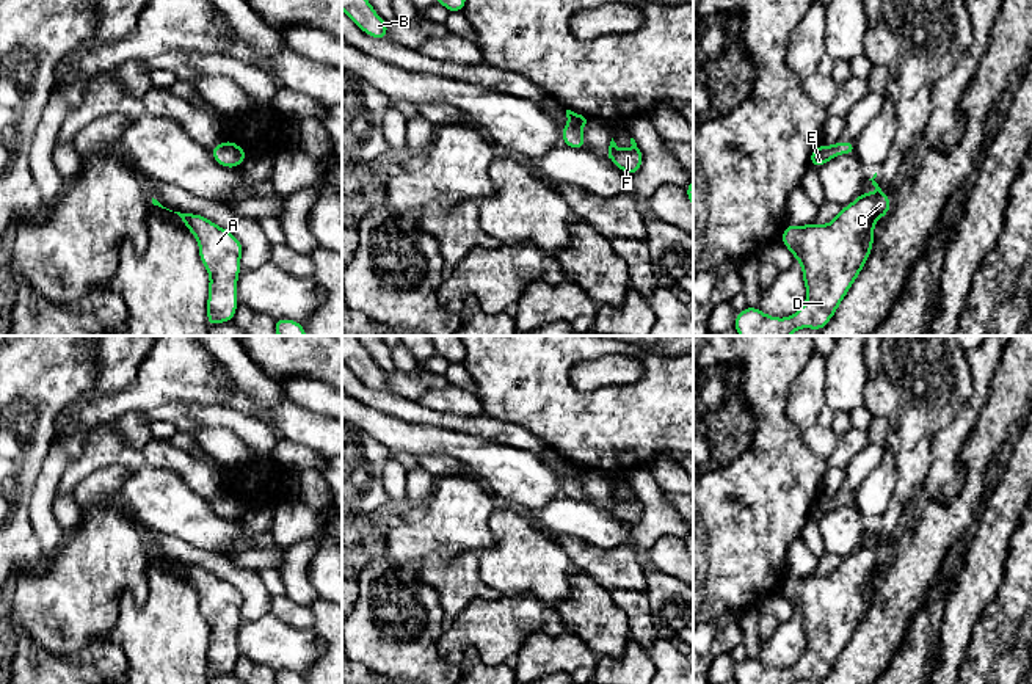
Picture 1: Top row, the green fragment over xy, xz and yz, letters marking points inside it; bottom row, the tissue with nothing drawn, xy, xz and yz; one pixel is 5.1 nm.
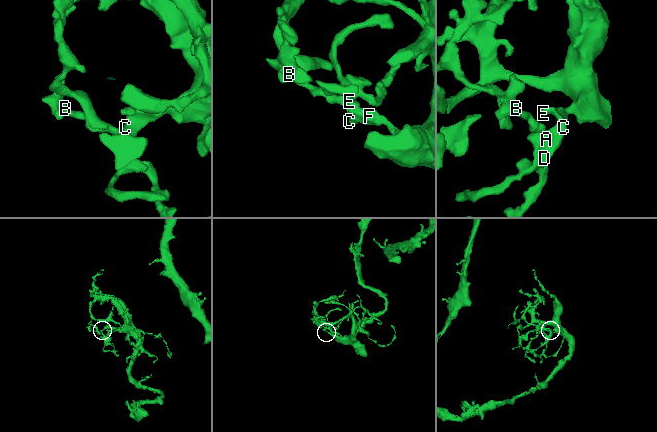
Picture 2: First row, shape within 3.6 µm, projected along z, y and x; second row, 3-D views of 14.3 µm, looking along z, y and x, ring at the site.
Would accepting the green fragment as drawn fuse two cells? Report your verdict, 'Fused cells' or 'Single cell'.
Single cell

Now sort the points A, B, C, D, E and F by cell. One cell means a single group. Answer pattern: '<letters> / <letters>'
A B C D E F

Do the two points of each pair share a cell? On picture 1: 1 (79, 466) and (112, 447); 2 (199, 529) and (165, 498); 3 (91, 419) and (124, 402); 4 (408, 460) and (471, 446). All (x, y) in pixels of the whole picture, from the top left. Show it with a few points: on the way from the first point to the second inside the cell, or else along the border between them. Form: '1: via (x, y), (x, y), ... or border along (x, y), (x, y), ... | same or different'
1: via (87, 463), (104, 447) | same
2: via (192, 521), (173, 505) | same
3: via (99, 411), (116, 405) | same
4: border along (391, 451), (405, 451), (414, 457) | different

